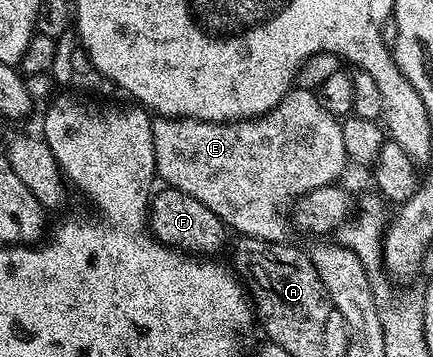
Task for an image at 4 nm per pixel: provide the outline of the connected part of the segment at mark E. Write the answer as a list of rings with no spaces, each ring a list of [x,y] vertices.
[[[297,86],[291,89],[267,115],[259,115],[256,119],[240,119],[237,123],[209,123],[199,119],[167,119],[158,117],[153,120],[153,125],[154,170],[157,178],[165,186],[180,189],[184,193],[188,193],[188,197],[196,197],[196,201],[208,205],[208,209],[212,209],[212,213],[216,213],[216,217],[220,217],[231,232],[239,231],[237,234],[247,239],[264,239],[273,243],[287,242],[286,230],[291,230],[292,227],[290,216],[292,205],[298,202],[298,198],[301,195],[309,195],[312,189],[320,189],[321,187],[337,184],[341,180],[338,178],[345,173],[346,167],[348,168],[348,160],[344,153],[344,133],[342,132],[339,116],[328,113],[328,109],[324,109],[324,105],[320,105],[315,92],[308,89],[300,89]]]

